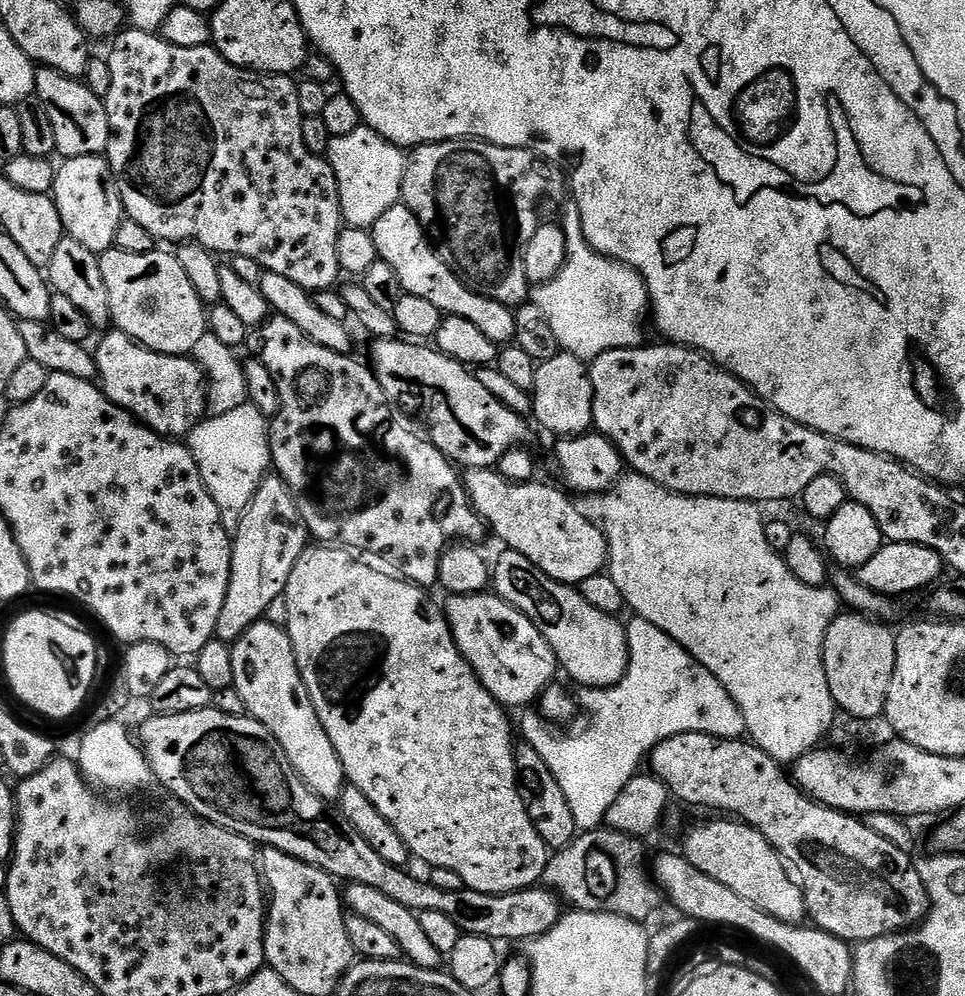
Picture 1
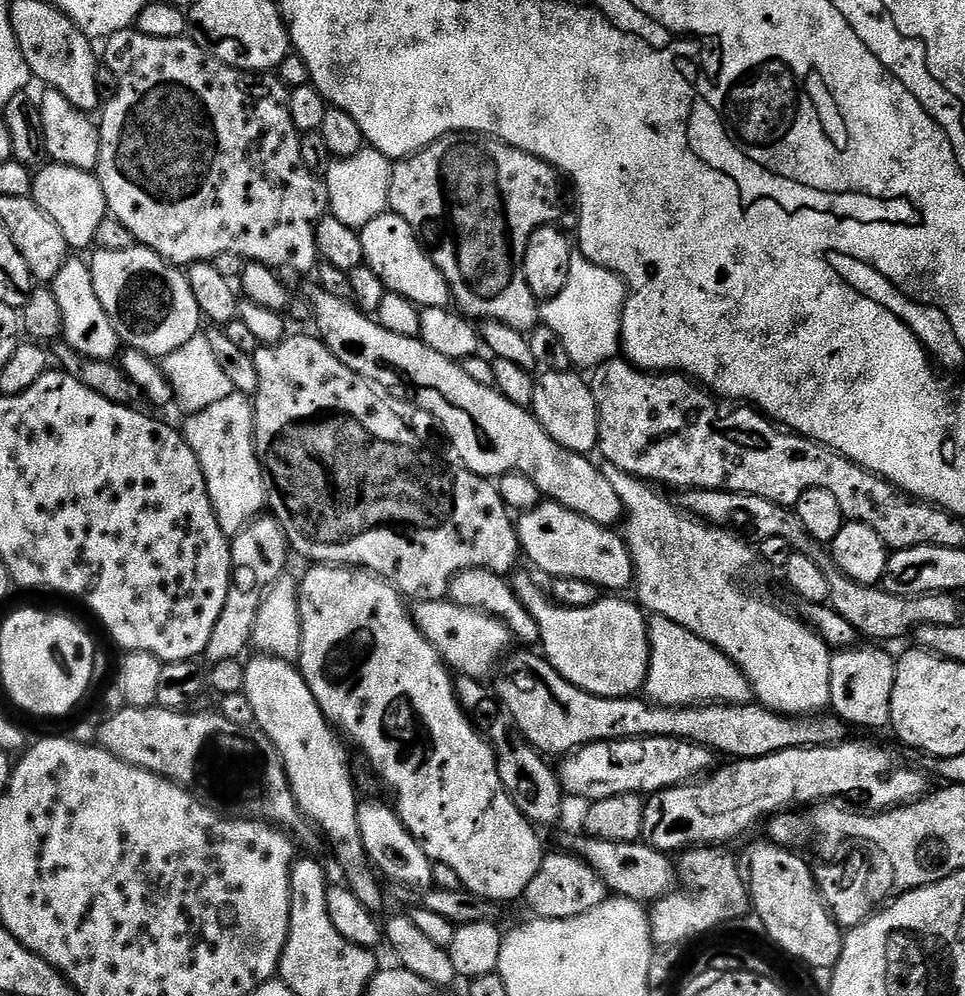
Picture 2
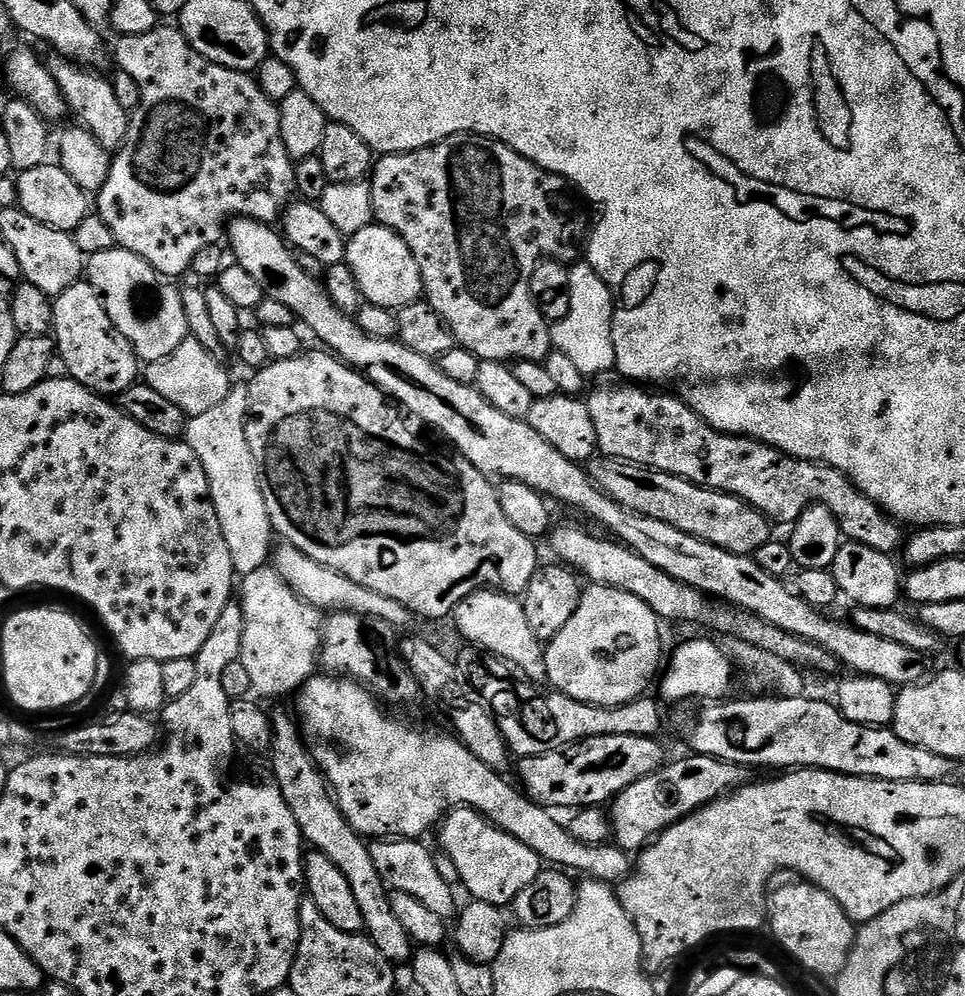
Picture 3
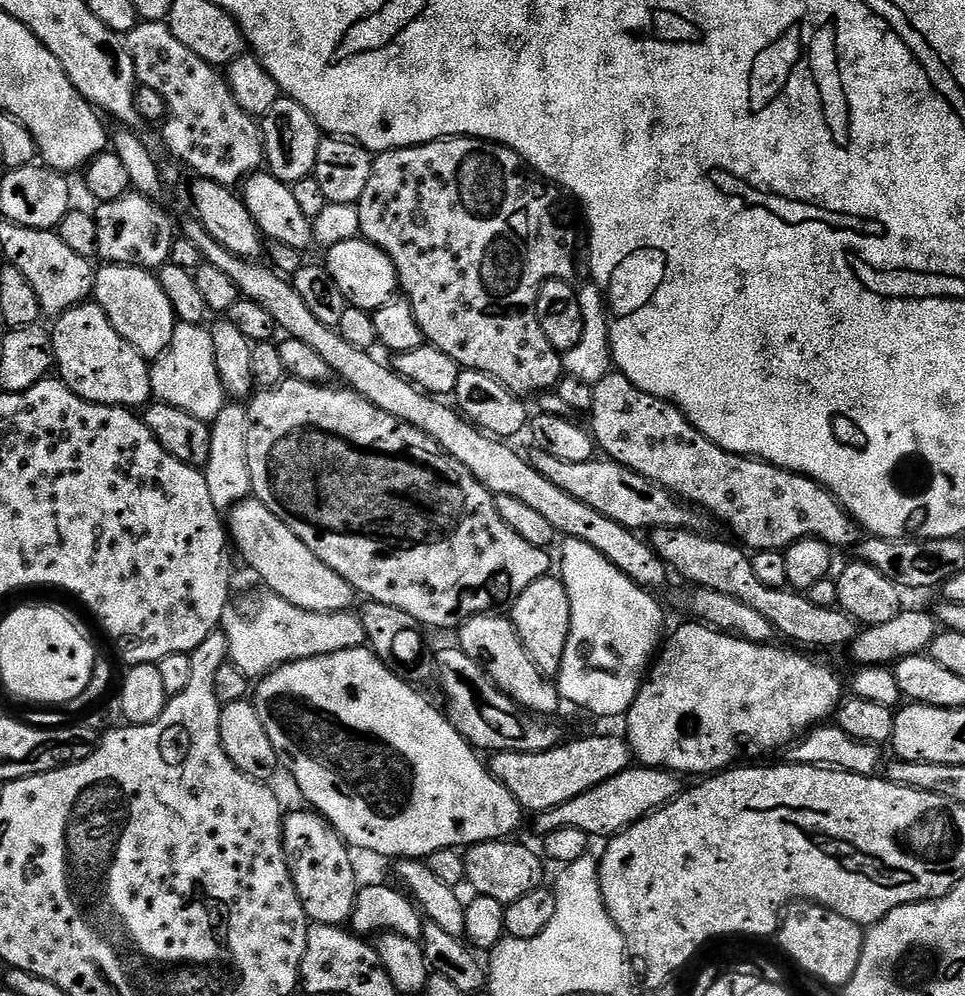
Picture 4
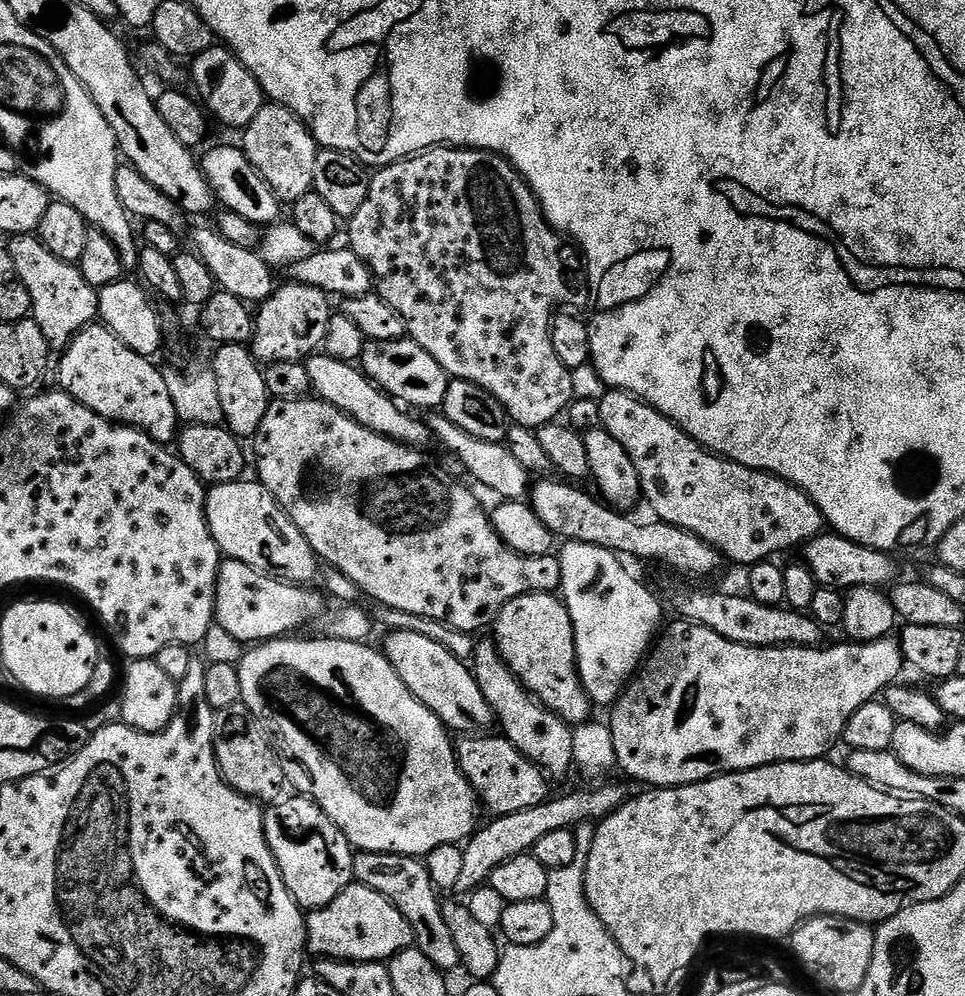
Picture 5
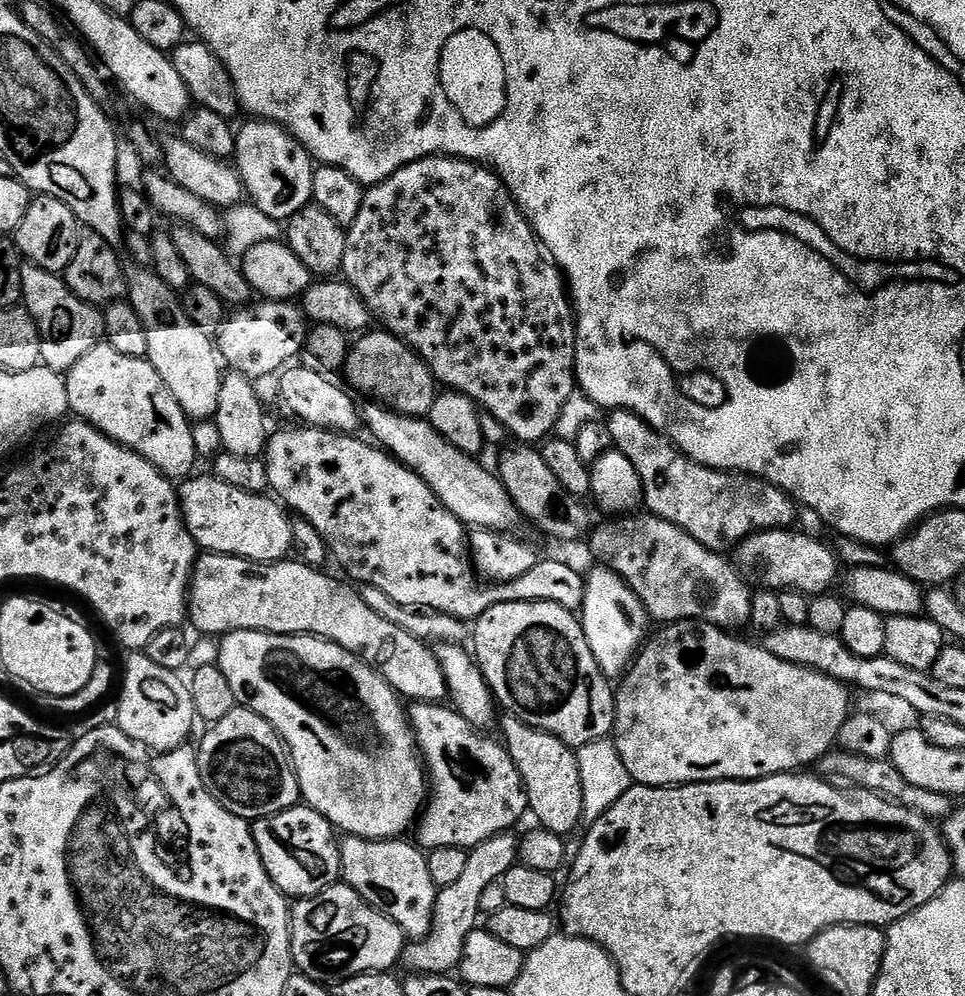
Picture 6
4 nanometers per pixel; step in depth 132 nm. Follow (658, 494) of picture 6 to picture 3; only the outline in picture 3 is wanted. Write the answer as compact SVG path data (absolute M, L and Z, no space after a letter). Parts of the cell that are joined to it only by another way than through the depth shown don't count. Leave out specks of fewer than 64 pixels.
M620 383L624 384L600 384L593 392L591 389L586 396L590 418L594 418L594 430L598 434L596 447L605 457L665 472L694 482L703 488L713 488L737 496L777 525L791 526L800 517L802 510L806 510L812 504L822 503L828 507L830 514L834 514L834 518L838 518L838 526L845 541L870 546L870 550L878 550L887 556L901 551L906 540L906 532L900 521L882 511L873 500L866 498L866 494L862 494L862 490L856 488L849 476L843 476L838 470L823 464L813 464L811 460L787 456L786 453L771 448L761 440L749 440L747 436L728 436L724 432L715 432L697 412L690 410L690 406L675 394L655 396L652 393L655 391L645 390L635 383Z

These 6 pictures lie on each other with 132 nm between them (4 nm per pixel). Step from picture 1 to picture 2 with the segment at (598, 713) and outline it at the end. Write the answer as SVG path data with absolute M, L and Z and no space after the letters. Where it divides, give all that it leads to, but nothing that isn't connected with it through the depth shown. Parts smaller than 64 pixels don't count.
M649 615L647 622L652 653L643 691L651 703L661 704L663 708L687 708L705 702L747 704L753 699L750 682L740 673L740 667L713 644L686 630L686 626L670 622L670 618Z

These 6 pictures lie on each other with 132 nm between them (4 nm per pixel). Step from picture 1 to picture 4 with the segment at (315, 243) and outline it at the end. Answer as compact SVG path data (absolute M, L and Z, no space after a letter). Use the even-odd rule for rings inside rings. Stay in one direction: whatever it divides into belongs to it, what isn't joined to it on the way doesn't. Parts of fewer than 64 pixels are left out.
M164 22L137 23L135 30L127 33L126 43L137 81L156 90L165 102L164 144L174 159L193 168L197 177L229 186L261 171L265 163L261 125L257 117L238 106L225 73L217 65L207 64L194 50L182 46ZM129 190L114 202L100 204L94 215L98 226L97 257L104 264L128 264L131 268L155 270L169 263L178 235L178 224L156 200Z

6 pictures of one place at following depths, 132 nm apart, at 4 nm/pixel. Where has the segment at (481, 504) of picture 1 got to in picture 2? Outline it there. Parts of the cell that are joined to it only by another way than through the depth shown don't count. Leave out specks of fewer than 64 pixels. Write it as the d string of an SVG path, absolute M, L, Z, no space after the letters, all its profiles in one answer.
M541 502L519 517L516 533L520 535L520 547L526 560L528 556L529 562L541 568L548 578L578 578L601 590L609 588L612 594L633 583L632 556L623 535L590 522L590 518L582 518L582 514L574 514L574 510L566 510L566 506Z

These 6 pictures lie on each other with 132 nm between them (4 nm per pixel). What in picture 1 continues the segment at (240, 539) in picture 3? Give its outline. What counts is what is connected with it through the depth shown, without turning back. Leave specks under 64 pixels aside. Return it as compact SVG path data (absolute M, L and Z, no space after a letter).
M246 403L238 406L238 410L208 416L186 437L202 482L210 498L214 498L225 525L232 526L239 521L269 471L272 462L272 451L268 445L269 427L269 417L260 413L253 404Z

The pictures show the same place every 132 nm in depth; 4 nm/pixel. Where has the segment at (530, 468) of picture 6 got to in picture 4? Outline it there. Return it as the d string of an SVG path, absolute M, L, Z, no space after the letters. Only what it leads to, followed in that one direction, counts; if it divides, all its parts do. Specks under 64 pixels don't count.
M653 528L650 532L650 543L652 549L660 555L660 559L668 565L673 573L676 572L684 580L689 580L689 585L697 588L709 588L718 590L718 594L730 594L730 598L738 598L738 602L746 602L746 606L751 606L770 622L773 633L785 636L788 641L796 646L808 648L840 648L851 645L858 635L858 625L851 616L841 612L839 607L827 608L826 606L814 606L814 602L808 599L807 595L787 587L771 588L762 586L758 582L758 577L754 574L752 556L739 543L731 542L727 544L724 540L715 540L712 536L703 536L705 533L700 530L690 528Z

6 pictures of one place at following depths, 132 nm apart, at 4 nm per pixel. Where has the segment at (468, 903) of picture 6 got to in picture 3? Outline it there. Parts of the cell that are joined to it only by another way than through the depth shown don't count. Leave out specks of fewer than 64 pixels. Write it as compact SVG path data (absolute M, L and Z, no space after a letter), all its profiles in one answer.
M687 754L681 760L665 763L654 774L638 778L632 786L626 786L610 804L612 836L617 848L629 854L639 853L648 847L661 832L674 826L682 818L706 807L719 796L727 796L749 783L750 772L718 758Z

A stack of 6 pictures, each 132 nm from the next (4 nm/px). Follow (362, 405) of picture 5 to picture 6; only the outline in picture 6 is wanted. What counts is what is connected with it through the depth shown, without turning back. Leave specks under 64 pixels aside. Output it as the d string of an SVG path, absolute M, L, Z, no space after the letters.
M368 402L362 408L362 424L366 432L368 428L367 435L379 447L391 453L411 472L418 474L418 478L422 478L422 482L434 490L442 506L466 526L508 534L516 523L521 523L520 511L502 486L499 475L495 471L487 472L477 457L462 454L458 446L450 446L450 442L446 442L446 438L442 438L442 434L438 434L438 430L434 430L427 419L404 416L379 402Z

